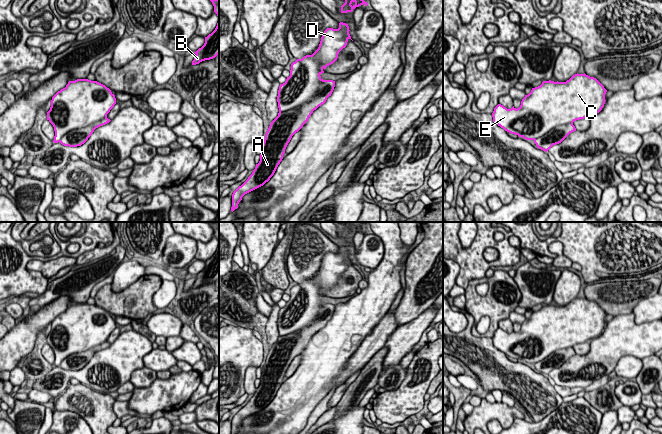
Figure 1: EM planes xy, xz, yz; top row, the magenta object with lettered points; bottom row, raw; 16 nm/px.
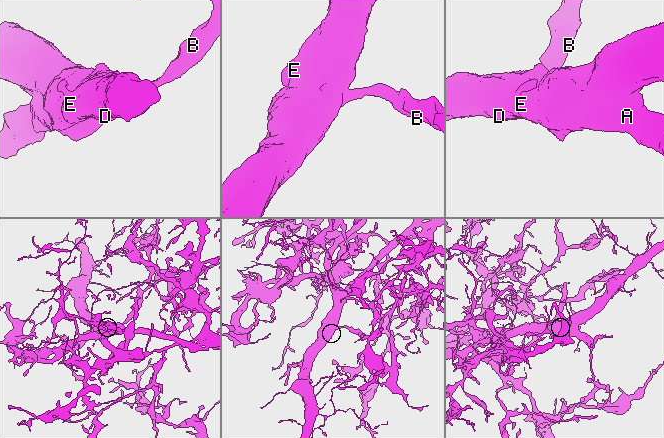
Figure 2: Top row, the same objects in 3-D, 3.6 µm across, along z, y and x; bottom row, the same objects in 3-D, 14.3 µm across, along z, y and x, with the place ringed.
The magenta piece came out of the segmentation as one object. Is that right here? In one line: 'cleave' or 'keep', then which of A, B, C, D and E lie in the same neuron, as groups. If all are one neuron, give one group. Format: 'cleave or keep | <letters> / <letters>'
cleave | A B / C D E

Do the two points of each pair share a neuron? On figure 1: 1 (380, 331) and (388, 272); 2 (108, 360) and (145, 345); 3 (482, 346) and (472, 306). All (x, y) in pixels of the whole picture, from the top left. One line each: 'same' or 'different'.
1: different
2: same
3: different

